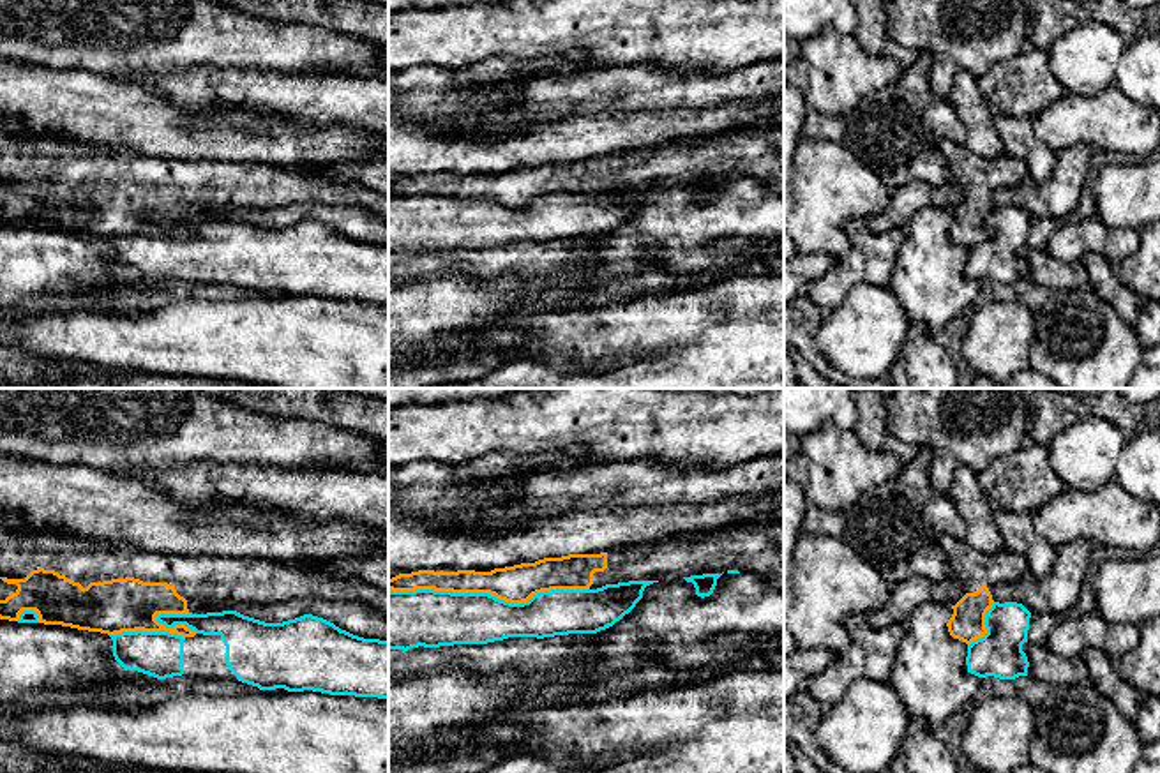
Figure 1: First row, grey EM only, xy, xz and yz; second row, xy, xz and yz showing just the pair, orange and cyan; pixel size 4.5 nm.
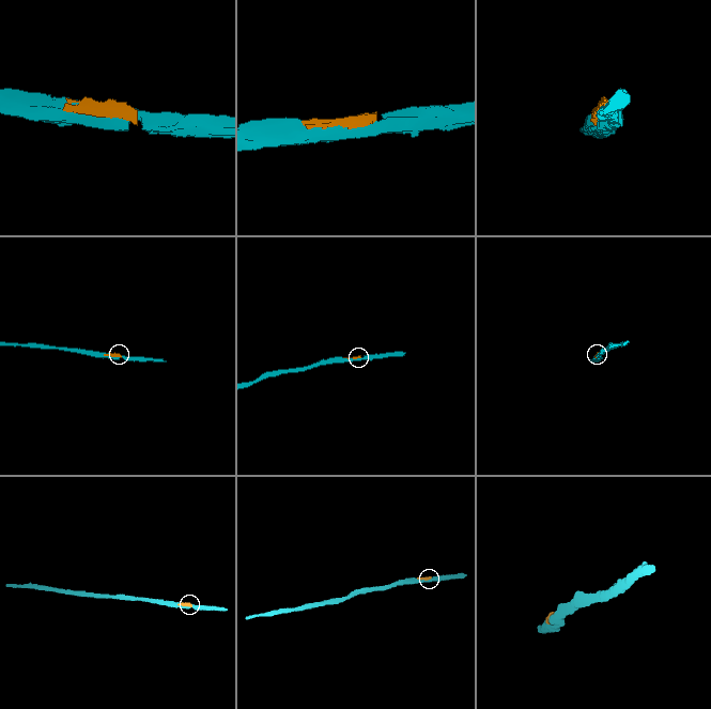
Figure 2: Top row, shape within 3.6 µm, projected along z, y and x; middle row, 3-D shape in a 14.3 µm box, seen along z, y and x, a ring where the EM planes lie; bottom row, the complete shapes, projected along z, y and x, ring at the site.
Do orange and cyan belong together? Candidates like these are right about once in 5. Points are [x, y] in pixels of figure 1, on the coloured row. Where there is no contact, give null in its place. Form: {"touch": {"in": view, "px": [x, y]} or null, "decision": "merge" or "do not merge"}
{"touch": {"in": "xz", "px": [488, 592]}, "decision": "do not merge"}

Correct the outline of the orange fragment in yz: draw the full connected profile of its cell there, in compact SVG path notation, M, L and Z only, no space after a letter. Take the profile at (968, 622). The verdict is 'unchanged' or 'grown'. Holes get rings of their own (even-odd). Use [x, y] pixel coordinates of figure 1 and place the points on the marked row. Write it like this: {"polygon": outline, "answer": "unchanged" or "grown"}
{"polygon": "M941 535L936 540L946 556L952 575L966 588L966 595L952 605L953 614L946 627L953 639L971 644L987 634L985 614L992 607L992 589L999 582L1013 582L1026 574L1021 554L999 551L983 554L966 540Z", "answer": "grown"}

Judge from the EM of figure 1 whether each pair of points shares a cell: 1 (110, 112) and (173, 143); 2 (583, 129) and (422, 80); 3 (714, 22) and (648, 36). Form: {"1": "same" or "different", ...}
{"1": "same", "2": "different", "3": "same"}

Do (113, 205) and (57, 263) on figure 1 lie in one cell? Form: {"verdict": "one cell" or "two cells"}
{"verdict": "two cells"}

